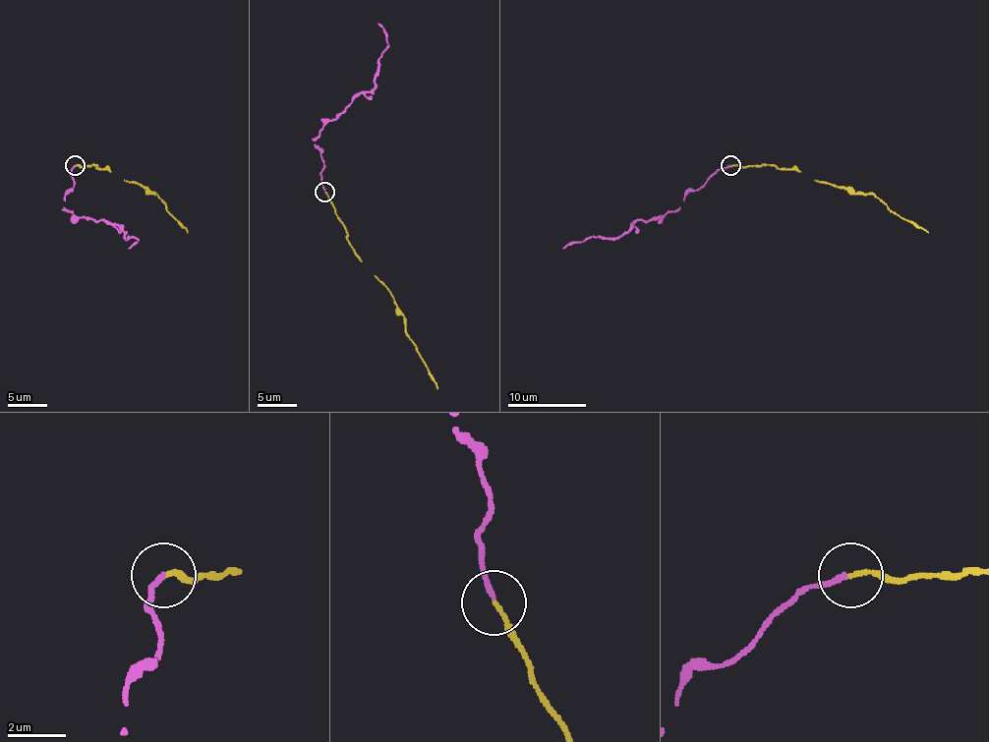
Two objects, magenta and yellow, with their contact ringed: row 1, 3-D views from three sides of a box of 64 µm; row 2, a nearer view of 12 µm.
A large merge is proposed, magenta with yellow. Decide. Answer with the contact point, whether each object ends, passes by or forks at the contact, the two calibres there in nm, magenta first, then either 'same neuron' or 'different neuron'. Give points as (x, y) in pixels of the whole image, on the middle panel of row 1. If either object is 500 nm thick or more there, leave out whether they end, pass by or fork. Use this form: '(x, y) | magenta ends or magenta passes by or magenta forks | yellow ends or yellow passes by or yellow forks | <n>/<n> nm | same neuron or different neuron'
(324, 192) | magenta ends | yellow ends | 170/130 nm | same neuron

